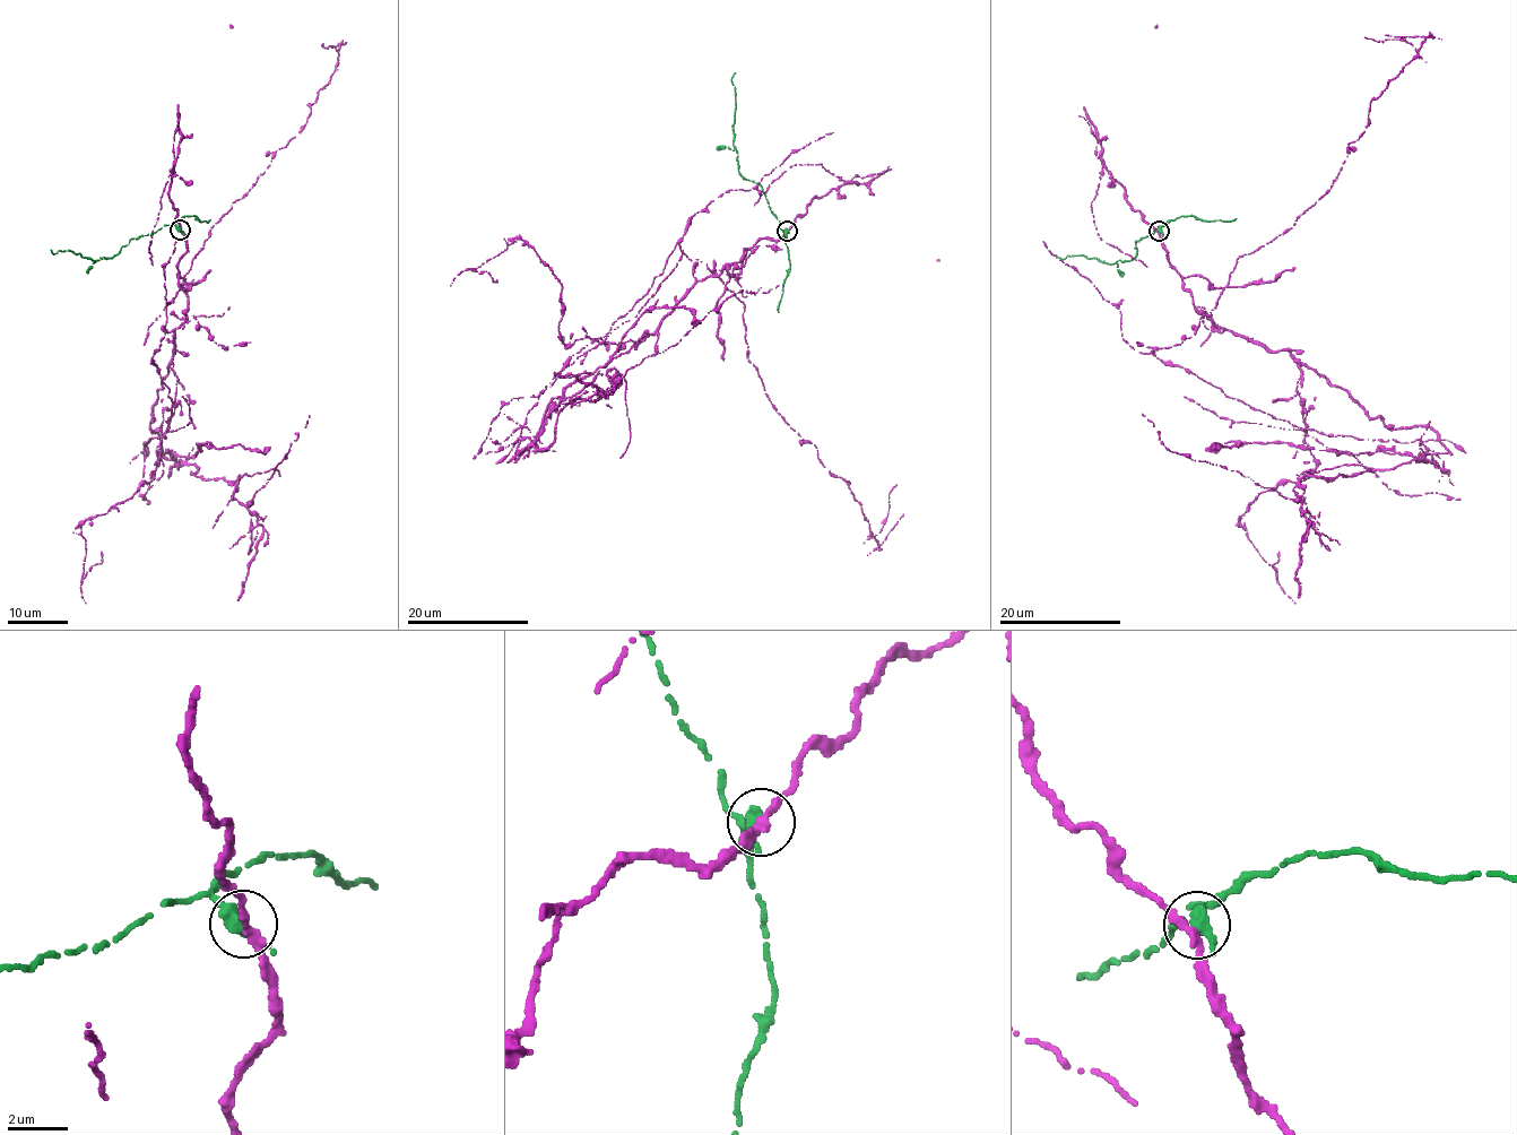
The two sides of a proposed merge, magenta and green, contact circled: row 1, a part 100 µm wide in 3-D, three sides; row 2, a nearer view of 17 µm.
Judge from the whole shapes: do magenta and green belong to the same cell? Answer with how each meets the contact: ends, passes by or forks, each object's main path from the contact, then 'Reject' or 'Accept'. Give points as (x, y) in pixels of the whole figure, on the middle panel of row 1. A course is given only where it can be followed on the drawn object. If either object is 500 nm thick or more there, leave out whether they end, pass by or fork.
At the ring magenta passes by. At the ring green passes by. Course of magenta: (787, 232), (565, 388), (514, 456), (527, 436), (551, 447), (565, 405), (606, 397), (607, 372), (778, 285). Course of green: (788, 232), (783, 232), (779, 226), (762, 187), (743, 176), (738, 170), (734, 137), (735, 72). Reject

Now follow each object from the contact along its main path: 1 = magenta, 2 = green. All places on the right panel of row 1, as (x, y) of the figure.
1: (1159, 232), (1213, 322), (1447, 452), (1303, 477), (1296, 502), (1172, 452), (1142, 414)
2: (1159, 230), (1164, 225), (1136, 240), (1135, 256), (1130, 260), (1107, 263), (1083, 254), (1065, 258), (1055, 256)

